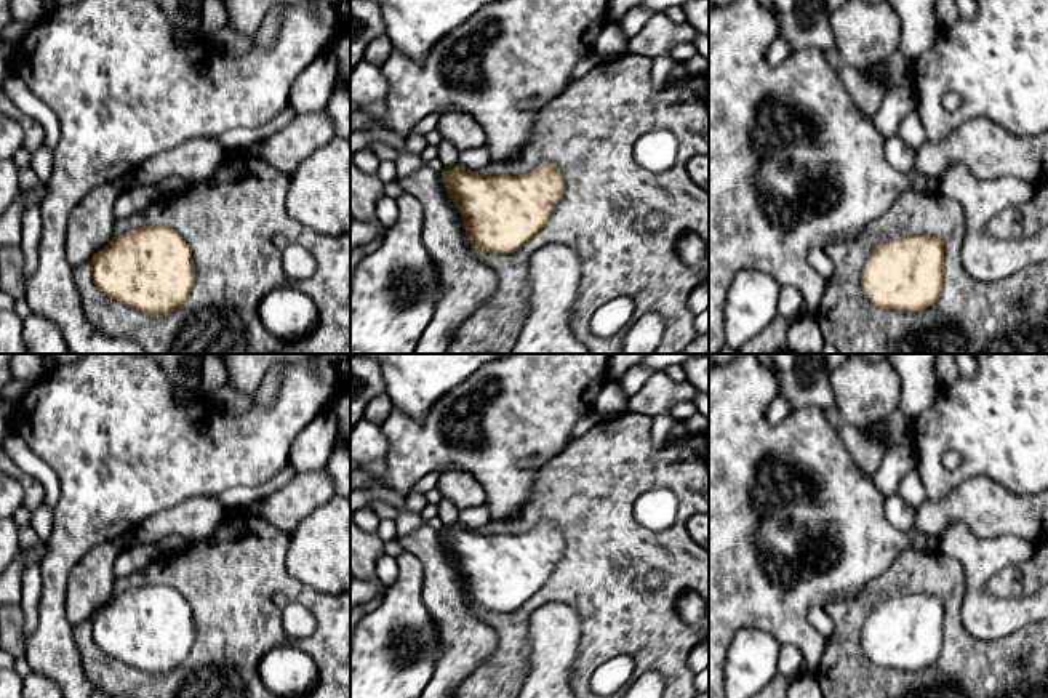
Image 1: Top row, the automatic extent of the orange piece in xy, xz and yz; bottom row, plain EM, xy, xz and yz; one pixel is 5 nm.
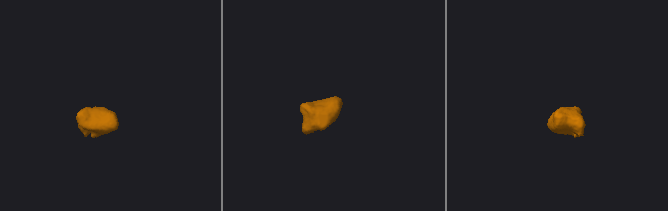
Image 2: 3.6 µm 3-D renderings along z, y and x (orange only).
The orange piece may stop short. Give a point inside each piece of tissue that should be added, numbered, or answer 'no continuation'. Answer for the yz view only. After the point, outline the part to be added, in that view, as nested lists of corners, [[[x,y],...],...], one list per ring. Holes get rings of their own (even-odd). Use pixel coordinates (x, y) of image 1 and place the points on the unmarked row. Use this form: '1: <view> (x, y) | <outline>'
no continuation

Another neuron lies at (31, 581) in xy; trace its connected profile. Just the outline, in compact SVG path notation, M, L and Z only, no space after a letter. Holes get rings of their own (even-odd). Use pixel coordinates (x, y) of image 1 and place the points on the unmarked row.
M37 564L27 565L21 576L21 600L19 600L19 607L24 612L22 639L26 640L26 644L32 637L32 632L38 623L38 604L42 584L43 580L40 565Z

